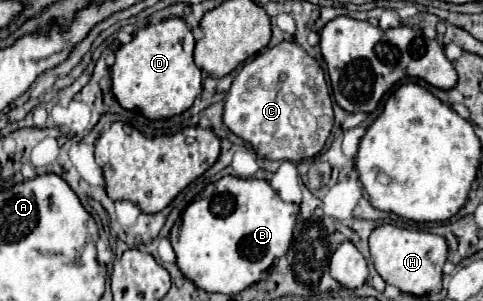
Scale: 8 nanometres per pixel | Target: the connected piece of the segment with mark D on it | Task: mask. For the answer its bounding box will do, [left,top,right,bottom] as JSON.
[112,17,202,119]

